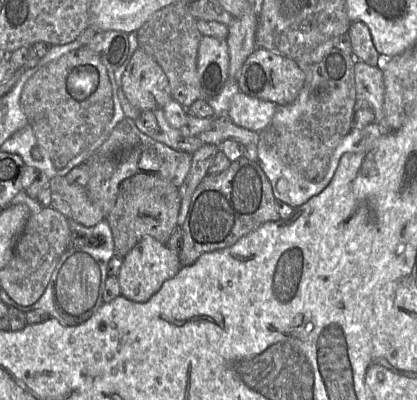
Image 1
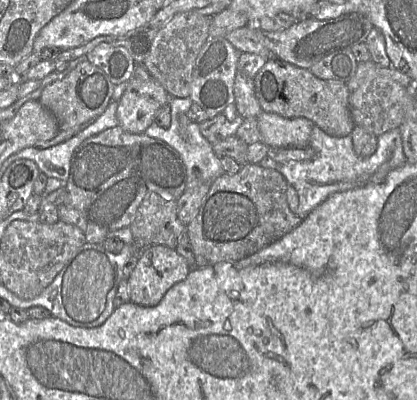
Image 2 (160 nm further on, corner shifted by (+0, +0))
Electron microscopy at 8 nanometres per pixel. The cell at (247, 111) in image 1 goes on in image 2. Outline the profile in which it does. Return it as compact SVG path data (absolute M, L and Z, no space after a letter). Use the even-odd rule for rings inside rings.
M263 111L257 118L261 142L270 148L305 148L315 124L307 118L288 119Z

